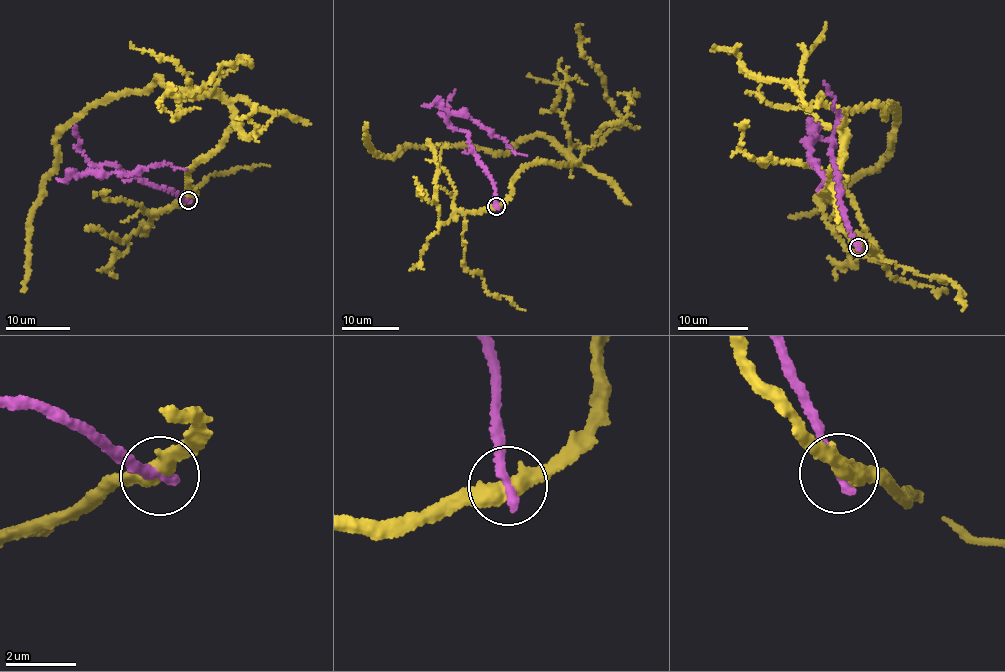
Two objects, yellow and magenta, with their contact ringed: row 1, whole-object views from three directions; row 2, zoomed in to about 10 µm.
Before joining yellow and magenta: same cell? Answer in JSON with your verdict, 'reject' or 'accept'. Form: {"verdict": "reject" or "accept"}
{"verdict": "reject"}

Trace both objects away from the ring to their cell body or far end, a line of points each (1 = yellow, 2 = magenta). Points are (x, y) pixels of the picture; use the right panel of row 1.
1: (858, 248), (821, 191), (851, 108), (883, 114), (891, 102), (899, 113), (891, 154), (811, 213), (789, 217)
2: (858, 248), (840, 199), (829, 150), (833, 143), (814, 136), (807, 145), (809, 161), (823, 174), (818, 191)

